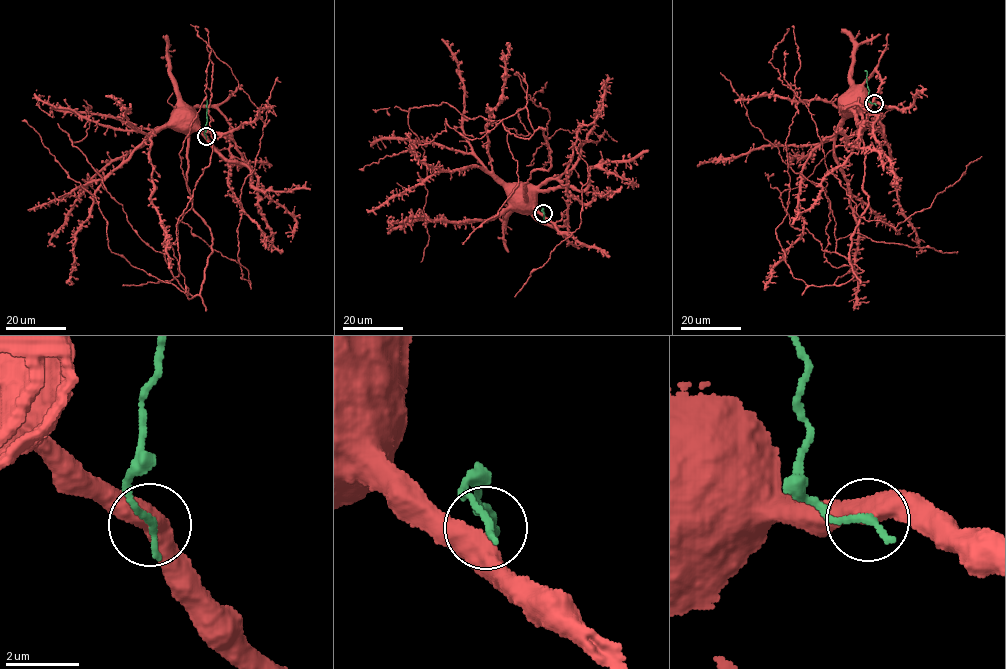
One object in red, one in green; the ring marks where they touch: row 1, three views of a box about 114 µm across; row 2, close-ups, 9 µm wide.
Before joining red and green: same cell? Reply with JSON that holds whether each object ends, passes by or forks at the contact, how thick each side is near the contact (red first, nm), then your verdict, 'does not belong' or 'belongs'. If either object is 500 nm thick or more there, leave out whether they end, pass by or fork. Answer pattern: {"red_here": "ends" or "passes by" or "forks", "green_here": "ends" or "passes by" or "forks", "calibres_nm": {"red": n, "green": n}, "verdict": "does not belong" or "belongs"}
{"red_here": "passes by", "green_here": "ends", "calibres_nm": {"red": 480, "green": 240}, "verdict": "does not belong"}

